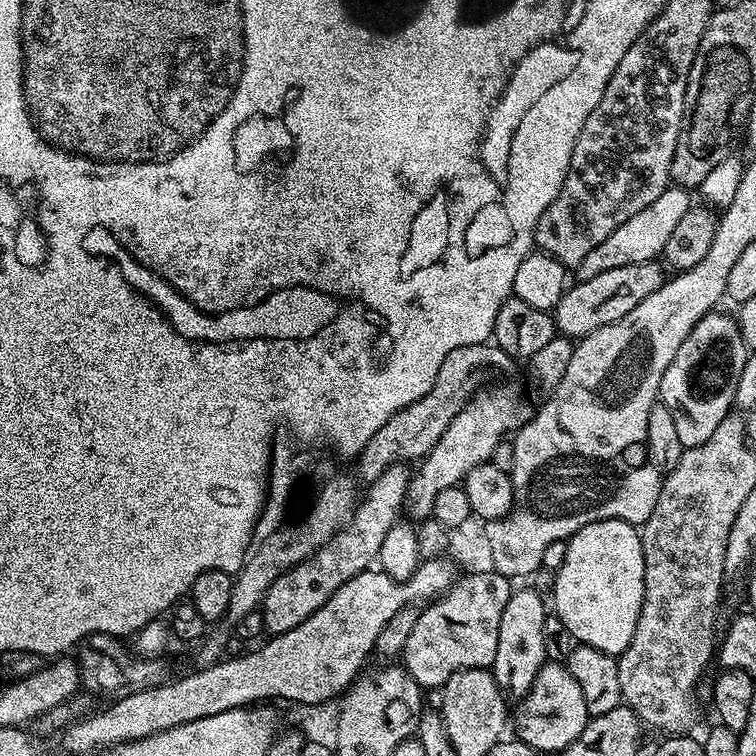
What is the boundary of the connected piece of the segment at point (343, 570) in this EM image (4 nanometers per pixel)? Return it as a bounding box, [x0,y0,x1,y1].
[262,464,412,636]

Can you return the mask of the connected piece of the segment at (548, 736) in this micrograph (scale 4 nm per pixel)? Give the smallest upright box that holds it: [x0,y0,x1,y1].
[514,662,589,754]

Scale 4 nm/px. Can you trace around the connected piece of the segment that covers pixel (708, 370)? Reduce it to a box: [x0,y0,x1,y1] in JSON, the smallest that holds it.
[658,311,750,449]

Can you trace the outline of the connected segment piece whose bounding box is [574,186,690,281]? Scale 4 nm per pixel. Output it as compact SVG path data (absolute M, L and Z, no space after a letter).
M670 186L656 201L650 202L646 210L638 210L634 218L626 218L626 222L622 222L622 226L618 226L614 234L609 234L603 242L598 242L598 246L594 246L594 250L590 250L586 258L582 258L582 262L574 269L575 279L589 280L594 278L594 274L602 274L602 270L614 270L617 266L634 266L638 262L656 260L669 241L670 234L677 229L678 222L685 217L690 207L688 196L689 189Z

